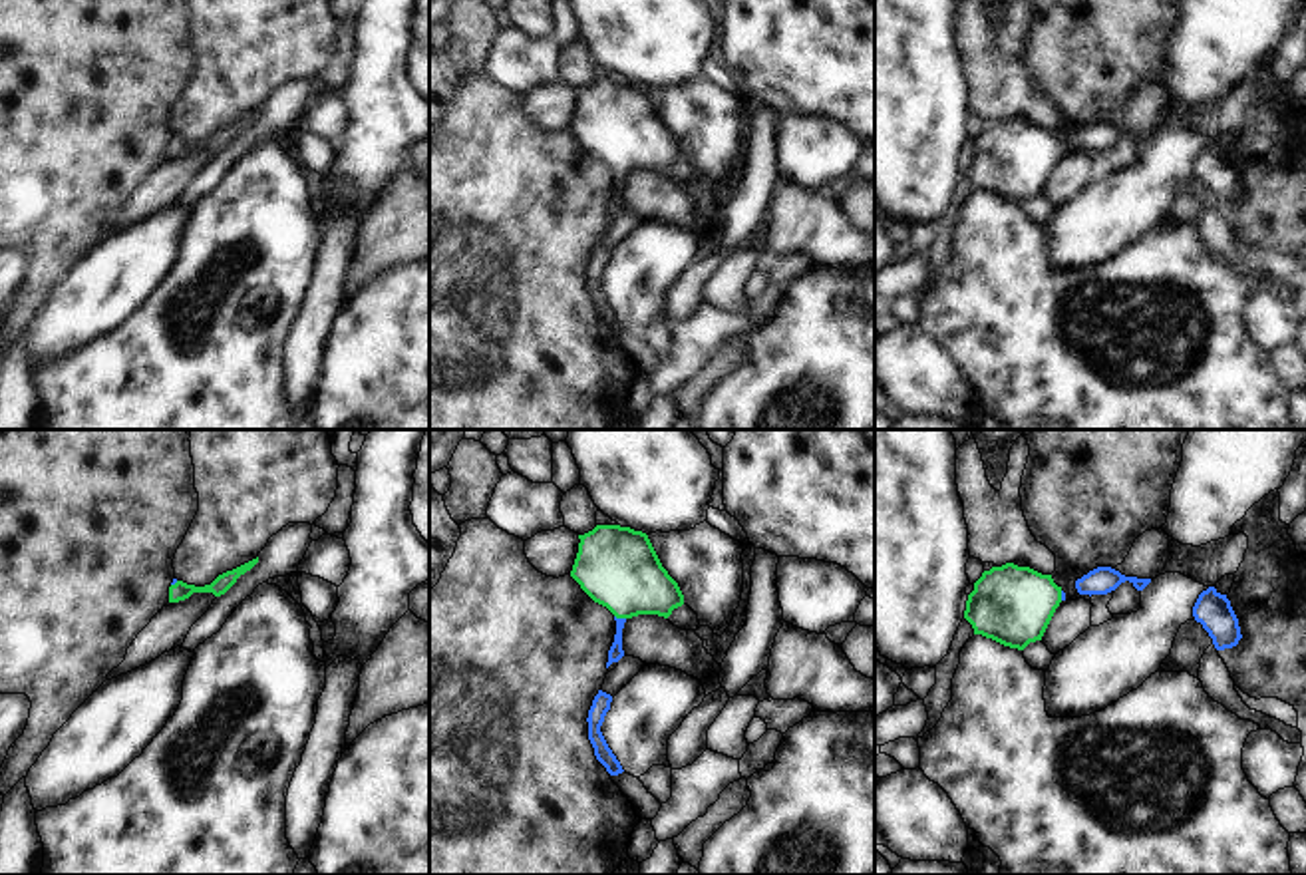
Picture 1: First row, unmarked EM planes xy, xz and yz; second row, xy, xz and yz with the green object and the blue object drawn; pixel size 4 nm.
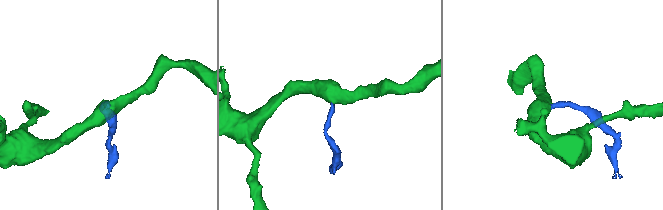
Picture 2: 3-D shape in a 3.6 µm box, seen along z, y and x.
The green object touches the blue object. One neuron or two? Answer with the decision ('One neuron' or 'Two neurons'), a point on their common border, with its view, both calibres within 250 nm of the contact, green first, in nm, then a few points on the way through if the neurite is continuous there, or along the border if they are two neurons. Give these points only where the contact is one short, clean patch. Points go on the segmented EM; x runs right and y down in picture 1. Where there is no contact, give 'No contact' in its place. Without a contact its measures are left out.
One neuron. Touches green at xz (621, 617). Thickness 320 nm (green) against 60 nm. Path across: xz (617, 567), (621, 573), (621, 617), (615, 653)

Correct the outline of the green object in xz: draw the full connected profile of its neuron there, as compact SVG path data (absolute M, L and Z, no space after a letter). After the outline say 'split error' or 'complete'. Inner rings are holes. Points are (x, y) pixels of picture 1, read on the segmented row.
M596 525L578 539L571 577L616 620L608 668L624 656L622 628L628 618L638 614L668 618L684 605L684 595L662 567L646 533L620 525Z; split error

